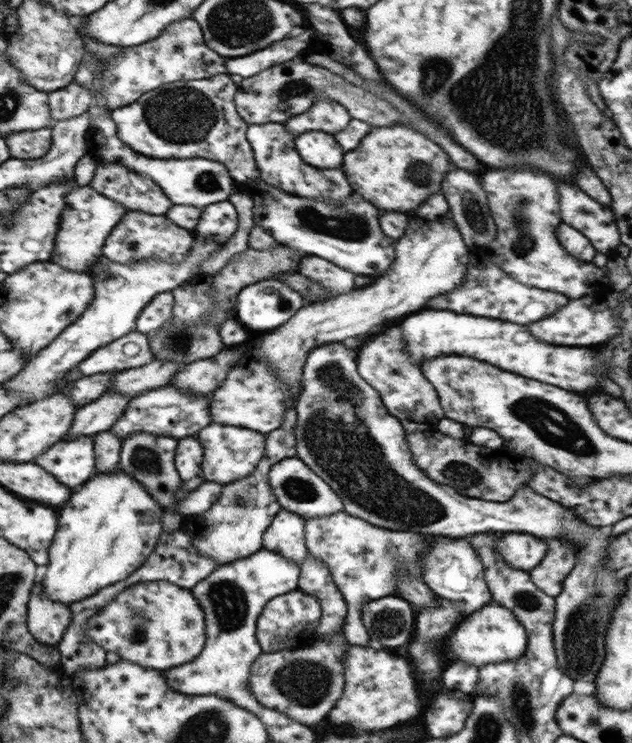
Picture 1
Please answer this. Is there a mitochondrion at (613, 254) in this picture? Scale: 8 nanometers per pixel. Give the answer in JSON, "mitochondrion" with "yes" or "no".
{"mitochondrion":"no"}

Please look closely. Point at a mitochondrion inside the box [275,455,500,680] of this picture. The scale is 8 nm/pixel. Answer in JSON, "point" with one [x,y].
{"point":[387,621]}

